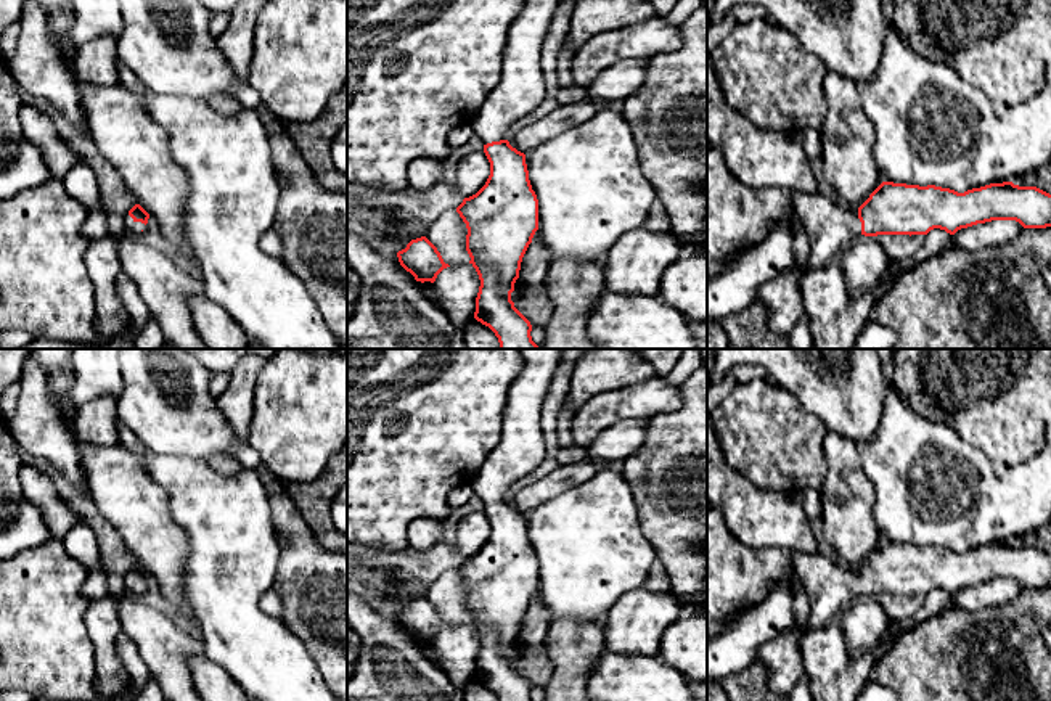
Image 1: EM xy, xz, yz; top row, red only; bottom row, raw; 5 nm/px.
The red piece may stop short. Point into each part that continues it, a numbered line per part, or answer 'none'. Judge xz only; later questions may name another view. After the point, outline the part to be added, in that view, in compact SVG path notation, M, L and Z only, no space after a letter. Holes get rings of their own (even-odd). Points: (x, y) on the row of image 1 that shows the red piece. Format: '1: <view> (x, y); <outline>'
1: xz (521, 87); M524 0L521 14L509 26L501 77L471 121L484 145L508 140L509 127L542 103L546 90L540 53L558 3Z

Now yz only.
1: yz (830, 227); M794 191L795 222L800 223L812 241L810 257L799 264L792 252L792 223L773 223L759 244L752 244L731 254L726 269L707 280L707 320L717 320L744 310L757 301L759 288L786 270L799 270L802 277L820 262L831 262L861 235L858 209L845 209L820 193Z

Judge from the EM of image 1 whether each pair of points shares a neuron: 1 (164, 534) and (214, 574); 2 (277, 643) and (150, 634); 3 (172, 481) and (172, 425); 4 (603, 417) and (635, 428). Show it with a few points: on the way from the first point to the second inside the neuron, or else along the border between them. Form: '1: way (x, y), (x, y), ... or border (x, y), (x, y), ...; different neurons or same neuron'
1: border (171, 516), (187, 537), (182, 561), (184, 589); different neurons
2: border (196, 635), (203, 653); different neurons
3: border (139, 439), (153, 454), (203, 459), (206, 462); different neurons
4: border (646, 418), (621, 420), (608, 426), (588, 446); different neurons

